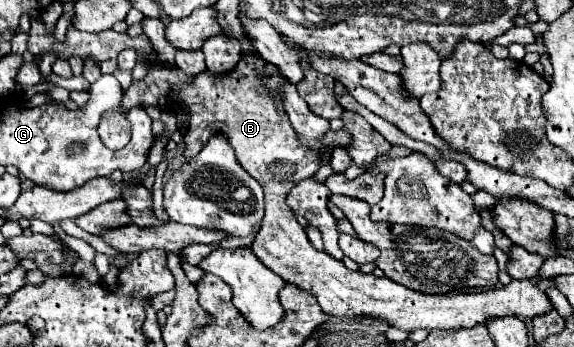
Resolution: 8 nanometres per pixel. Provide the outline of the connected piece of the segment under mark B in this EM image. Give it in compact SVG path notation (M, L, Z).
M31 17L31 29L29 29L29 41L27 41L27 51L33 55L47 55L47 53L55 53L59 59L69 59L69 57L81 57L81 59L95 59L95 61L105 61L105 59L115 59L123 49L135 49L137 51L137 59L143 59L145 65L149 67L149 73L145 75L145 79L141 81L133 81L131 87L123 93L123 107L149 107L149 105L159 105L159 97L167 97L171 111L175 111L177 115L187 111L189 113L189 127L187 127L187 139L185 139L185 159L195 159L197 153L203 151L203 147L207 145L207 141L221 131L227 139L227 143L233 147L235 157L239 161L239 165L259 181L259 185L265 191L265 217L261 221L261 229L251 245L253 253L257 255L257 259L267 265L273 273L281 275L287 283L293 283L309 293L315 295L317 303L321 305L321 309L327 315L339 315L339 317L357 317L357 315L375 315L383 321L387 321L393 327L405 329L405 331L415 331L415 329L459 329L459 327L471 327L477 323L485 323L491 317L501 317L501 315L515 315L515 317L539 317L543 313L549 313L553 309L551 299L547 297L545 291L541 291L535 283L523 279L523 281L511 281L505 287L499 289L487 289L481 293L463 293L463 295L425 295L413 289L405 289L403 285L395 285L395 281L389 281L387 277L375 277L373 273L365 275L359 271L349 271L341 261L333 259L329 253L325 251L317 251L311 247L305 229L297 223L295 213L285 205L285 197L287 193L293 189L295 183L311 177L311 173L315 173L315 165L317 165L317 157L315 153L307 153L307 149L303 149L303 145L299 145L299 139L295 137L295 131L291 129L291 123L287 121L287 113L283 109L281 103L281 93L283 91L283 83L287 83L289 79L281 73L281 69L269 61L263 61L259 55L255 53L243 53L239 63L229 71L229 73L213 73L213 71L203 71L195 77L189 77L187 73L183 73L179 67L173 65L165 65L159 63L157 59L153 59L151 55L155 55L155 49L149 41L149 37L145 33L141 33L139 37L129 37L127 33L117 33L113 29L101 31L101 33L85 33L75 29L73 25L69 25L65 41L59 41L55 37L53 31L47 31L45 21L41 17Z

